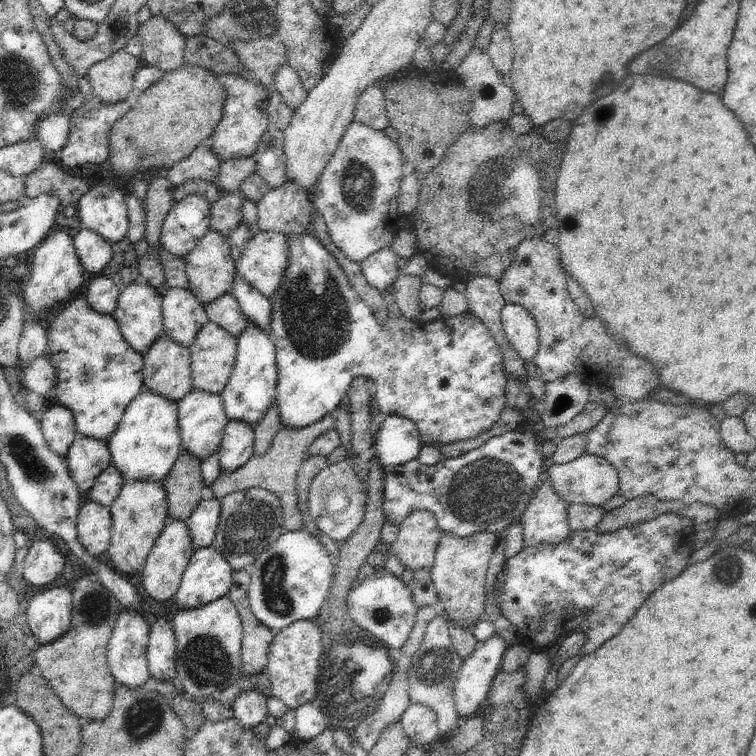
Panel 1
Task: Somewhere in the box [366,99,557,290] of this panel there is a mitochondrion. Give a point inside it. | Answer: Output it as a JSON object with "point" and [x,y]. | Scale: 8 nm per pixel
{"point":[490,179]}

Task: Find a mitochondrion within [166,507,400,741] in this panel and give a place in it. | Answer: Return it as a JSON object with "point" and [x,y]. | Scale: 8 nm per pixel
{"point":[349,690]}

